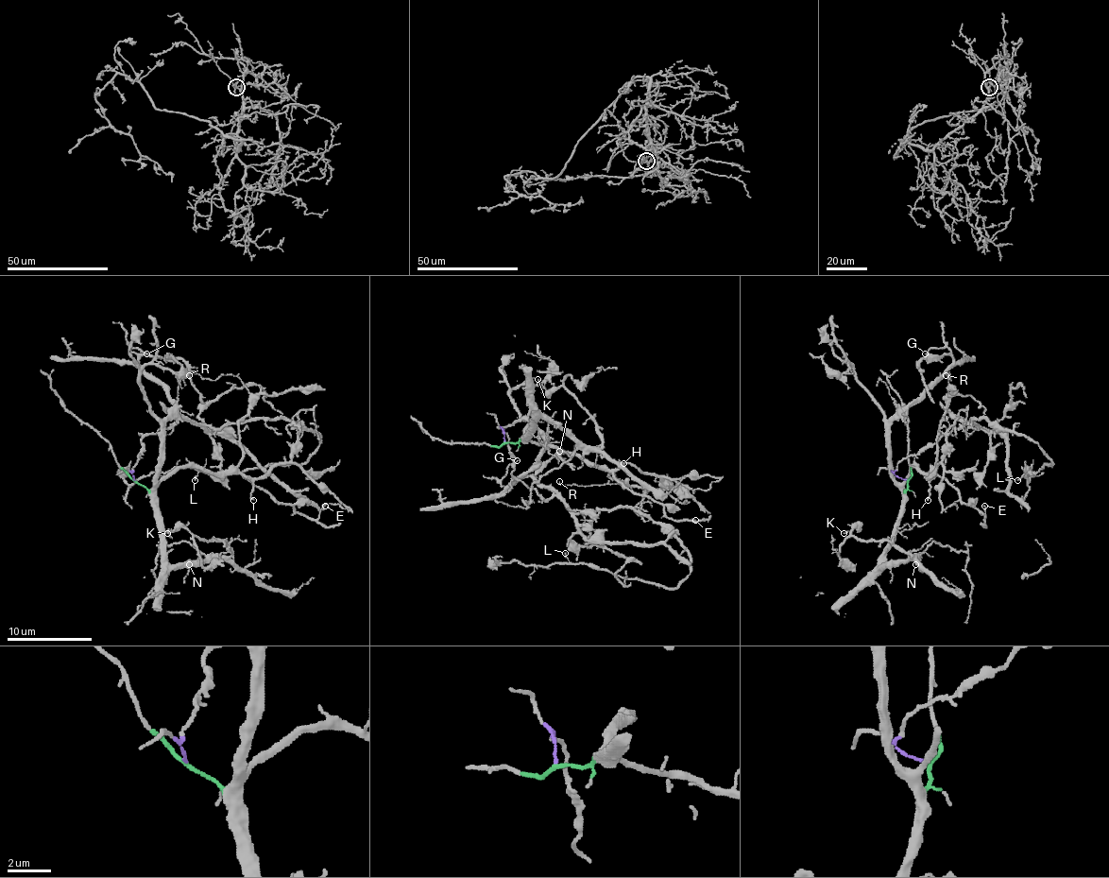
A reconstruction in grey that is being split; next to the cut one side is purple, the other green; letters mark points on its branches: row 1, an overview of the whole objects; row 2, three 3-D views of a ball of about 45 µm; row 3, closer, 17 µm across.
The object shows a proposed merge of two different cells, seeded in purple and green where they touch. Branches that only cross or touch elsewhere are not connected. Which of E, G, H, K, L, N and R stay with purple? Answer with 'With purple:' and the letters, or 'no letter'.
With purple: L

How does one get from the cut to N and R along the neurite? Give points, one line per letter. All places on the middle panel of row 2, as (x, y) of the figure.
N: (504, 441), (520, 439), (540, 419), (552, 419), (576, 444), (571, 455), (559, 450)
R: (504, 441), (523, 439), (568, 450), (610, 472), (608, 473), (619, 482), (576, 486), (559, 482)

